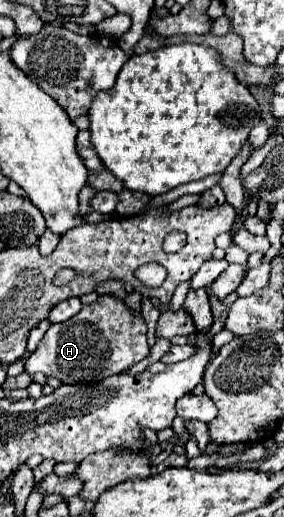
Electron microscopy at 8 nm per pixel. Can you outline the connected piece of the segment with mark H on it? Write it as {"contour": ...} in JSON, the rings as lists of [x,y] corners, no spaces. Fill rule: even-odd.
{"contour":[[[103,294],[95,302],[83,306],[75,318],[51,324],[37,350],[27,358],[25,370],[29,374],[43,372],[63,384],[87,384],[125,372],[147,354],[147,324],[141,314],[133,312],[121,298]]]}

